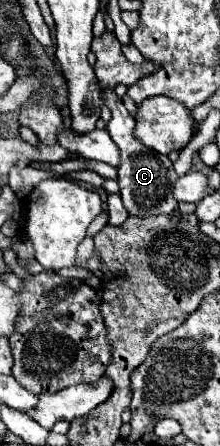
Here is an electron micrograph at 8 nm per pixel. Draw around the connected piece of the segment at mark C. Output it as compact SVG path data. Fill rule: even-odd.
M104 91L104 99L108 109L112 111L112 119L106 125L110 137L120 149L120 167L118 167L118 185L120 185L120 195L124 201L126 211L132 217L152 217L152 215L162 215L162 213L174 213L178 209L178 201L174 199L174 181L178 179L172 161L166 155L156 153L154 149L146 147L142 141L134 137L134 127L136 121L134 117L126 111L124 103L116 97L114 91Z

